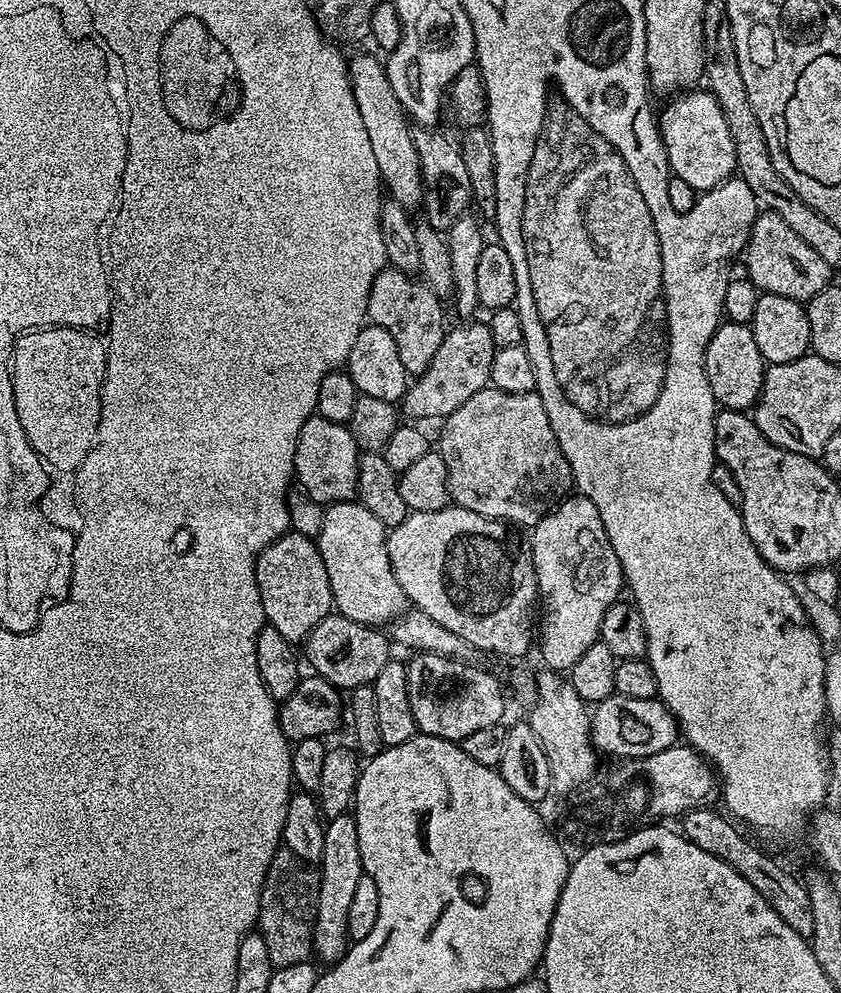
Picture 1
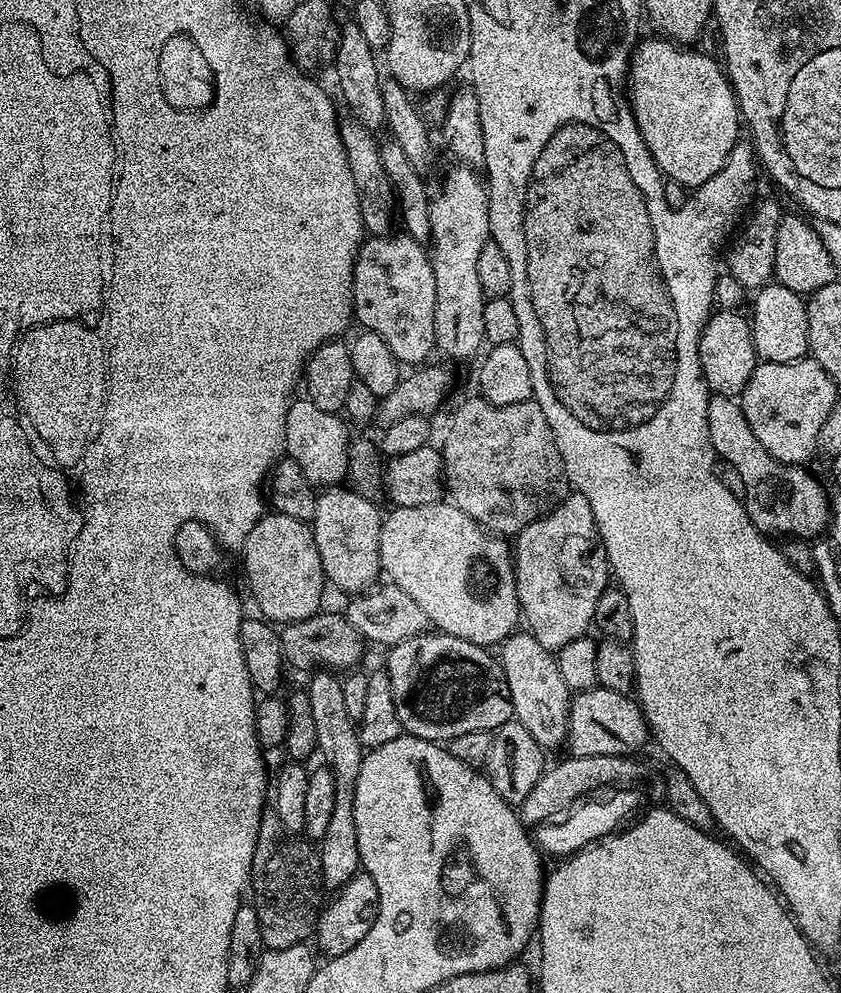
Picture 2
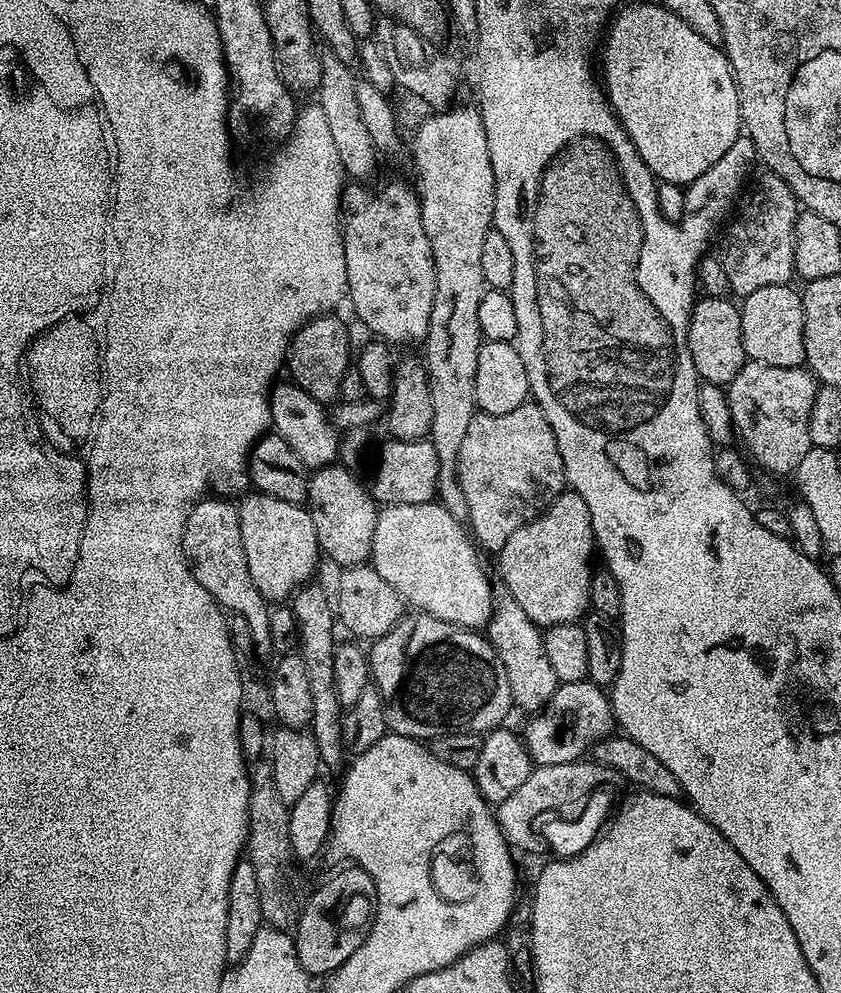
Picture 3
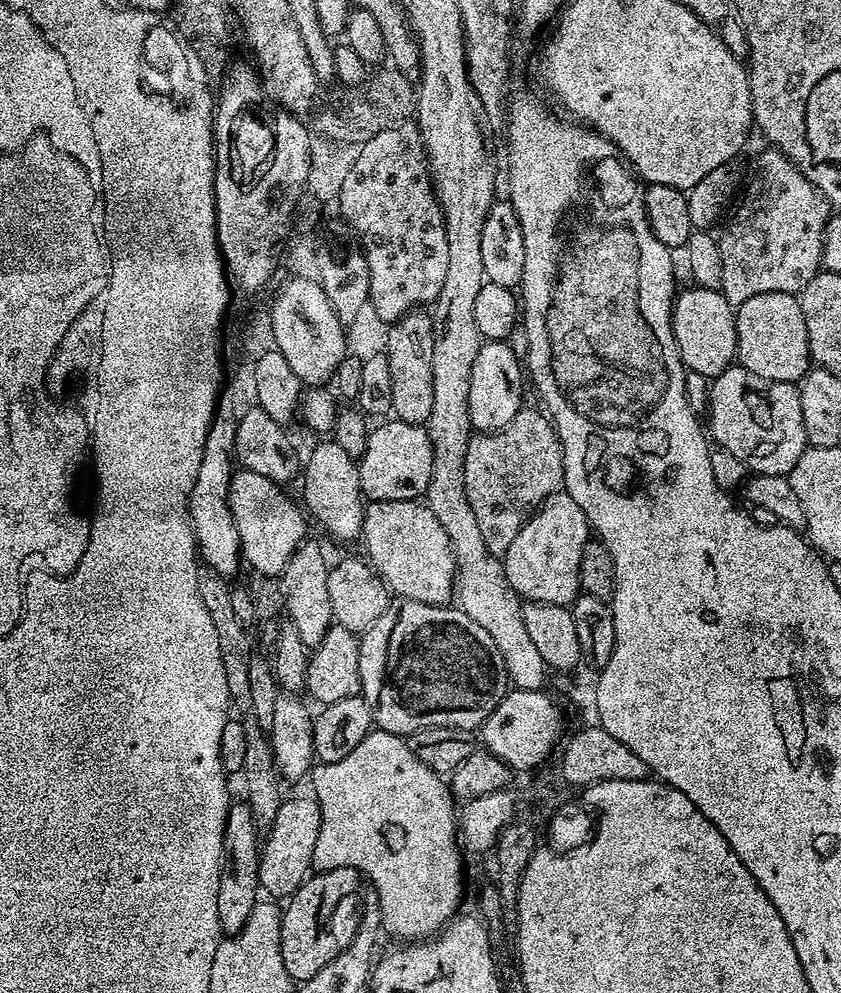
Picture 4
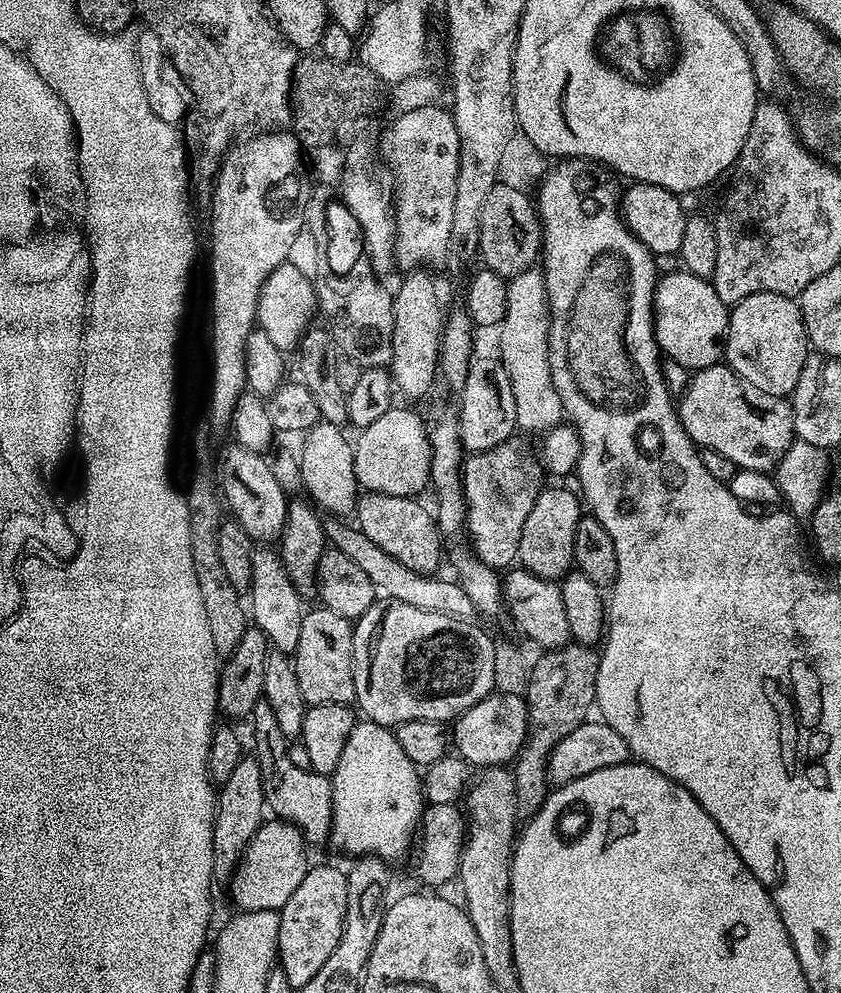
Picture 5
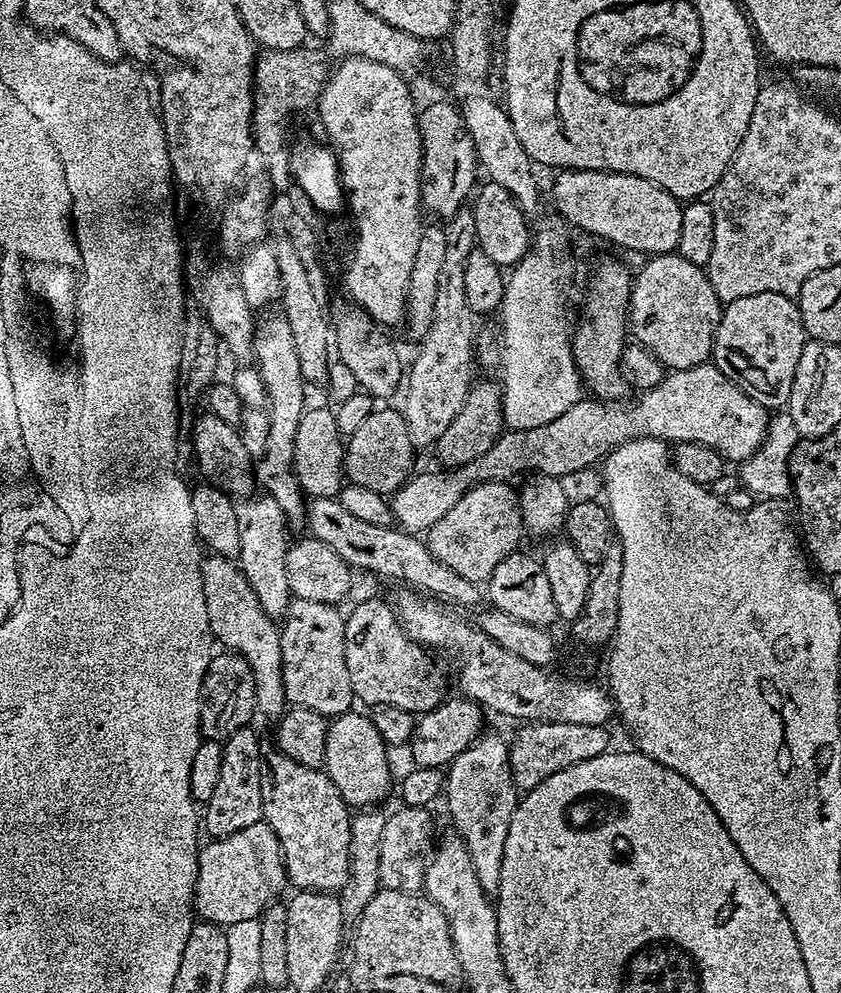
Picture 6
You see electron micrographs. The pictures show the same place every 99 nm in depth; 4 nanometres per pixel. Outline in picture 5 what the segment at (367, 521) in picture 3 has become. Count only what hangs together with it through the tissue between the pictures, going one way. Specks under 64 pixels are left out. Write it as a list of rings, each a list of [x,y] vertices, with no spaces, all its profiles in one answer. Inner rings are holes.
[[[319,422],[308,430],[301,464],[303,491],[309,492],[311,503],[321,513],[344,518],[355,509],[358,485],[354,474],[354,444],[344,437],[345,429]]]

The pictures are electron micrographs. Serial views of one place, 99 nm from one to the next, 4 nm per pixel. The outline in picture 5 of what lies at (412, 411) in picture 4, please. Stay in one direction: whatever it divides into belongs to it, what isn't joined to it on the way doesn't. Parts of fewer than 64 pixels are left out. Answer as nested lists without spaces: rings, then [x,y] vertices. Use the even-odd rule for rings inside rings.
[[[413,269],[409,271],[402,284],[393,295],[394,314],[392,332],[392,357],[388,365],[389,375],[393,381],[393,387],[406,396],[407,401],[416,402],[424,397],[432,388],[434,374],[437,375],[440,358],[440,335],[446,319],[446,312],[443,312],[438,296],[438,290],[425,269]]]

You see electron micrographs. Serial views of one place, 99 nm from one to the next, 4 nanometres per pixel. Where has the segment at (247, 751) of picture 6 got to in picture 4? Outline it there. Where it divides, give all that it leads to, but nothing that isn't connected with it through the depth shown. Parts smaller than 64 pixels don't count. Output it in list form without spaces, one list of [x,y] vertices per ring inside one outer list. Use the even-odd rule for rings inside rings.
[[[246,802],[233,803],[228,809],[226,826],[222,830],[224,864],[218,878],[218,922],[224,936],[237,936],[250,918],[250,910],[258,903],[260,887],[260,853],[262,836],[254,820],[254,814]]]

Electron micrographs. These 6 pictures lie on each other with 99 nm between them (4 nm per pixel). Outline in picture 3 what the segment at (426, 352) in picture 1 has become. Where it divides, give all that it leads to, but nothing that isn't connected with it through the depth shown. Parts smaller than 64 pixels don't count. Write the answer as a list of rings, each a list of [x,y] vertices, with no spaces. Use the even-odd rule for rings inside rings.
[[[392,180],[381,188],[364,188],[363,183],[352,182],[342,197],[342,227],[346,254],[347,295],[353,300],[356,316],[367,326],[373,337],[389,345],[417,344],[428,336],[430,310],[434,306],[436,267],[432,261],[430,238],[422,230],[420,197],[411,183]]]

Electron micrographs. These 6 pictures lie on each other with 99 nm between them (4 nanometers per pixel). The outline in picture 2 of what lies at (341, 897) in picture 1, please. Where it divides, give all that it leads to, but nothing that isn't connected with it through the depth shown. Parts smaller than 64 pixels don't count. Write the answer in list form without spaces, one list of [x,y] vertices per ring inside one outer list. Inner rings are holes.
[[[316,670],[312,674],[312,681],[306,685],[306,691],[310,698],[310,711],[314,713],[317,751],[319,755],[322,754],[325,765],[334,774],[333,816],[318,844],[323,887],[334,892],[343,888],[360,868],[357,827],[354,826],[354,795],[364,749],[361,746],[357,723],[350,718],[349,712],[346,711],[346,701],[342,699],[343,679],[332,670]]]

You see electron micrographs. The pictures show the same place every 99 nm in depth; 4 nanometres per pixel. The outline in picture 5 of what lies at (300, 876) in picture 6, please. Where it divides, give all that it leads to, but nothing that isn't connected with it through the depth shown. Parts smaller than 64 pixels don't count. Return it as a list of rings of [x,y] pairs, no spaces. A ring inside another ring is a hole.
[[[260,698],[250,717],[252,723],[252,748],[262,774],[262,790],[267,811],[273,817],[292,824],[304,836],[309,845],[320,844],[332,834],[332,781],[329,777],[318,776],[303,763],[296,764],[288,753],[289,737],[284,736],[274,710],[268,700]]]

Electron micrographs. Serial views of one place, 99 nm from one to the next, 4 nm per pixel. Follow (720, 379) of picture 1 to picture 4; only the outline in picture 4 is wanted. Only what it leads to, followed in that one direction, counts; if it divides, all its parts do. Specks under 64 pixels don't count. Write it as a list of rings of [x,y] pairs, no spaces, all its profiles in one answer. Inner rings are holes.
[[[688,286],[675,297],[672,306],[672,329],[680,357],[688,372],[715,378],[736,360],[736,313],[724,293],[714,288]]]

